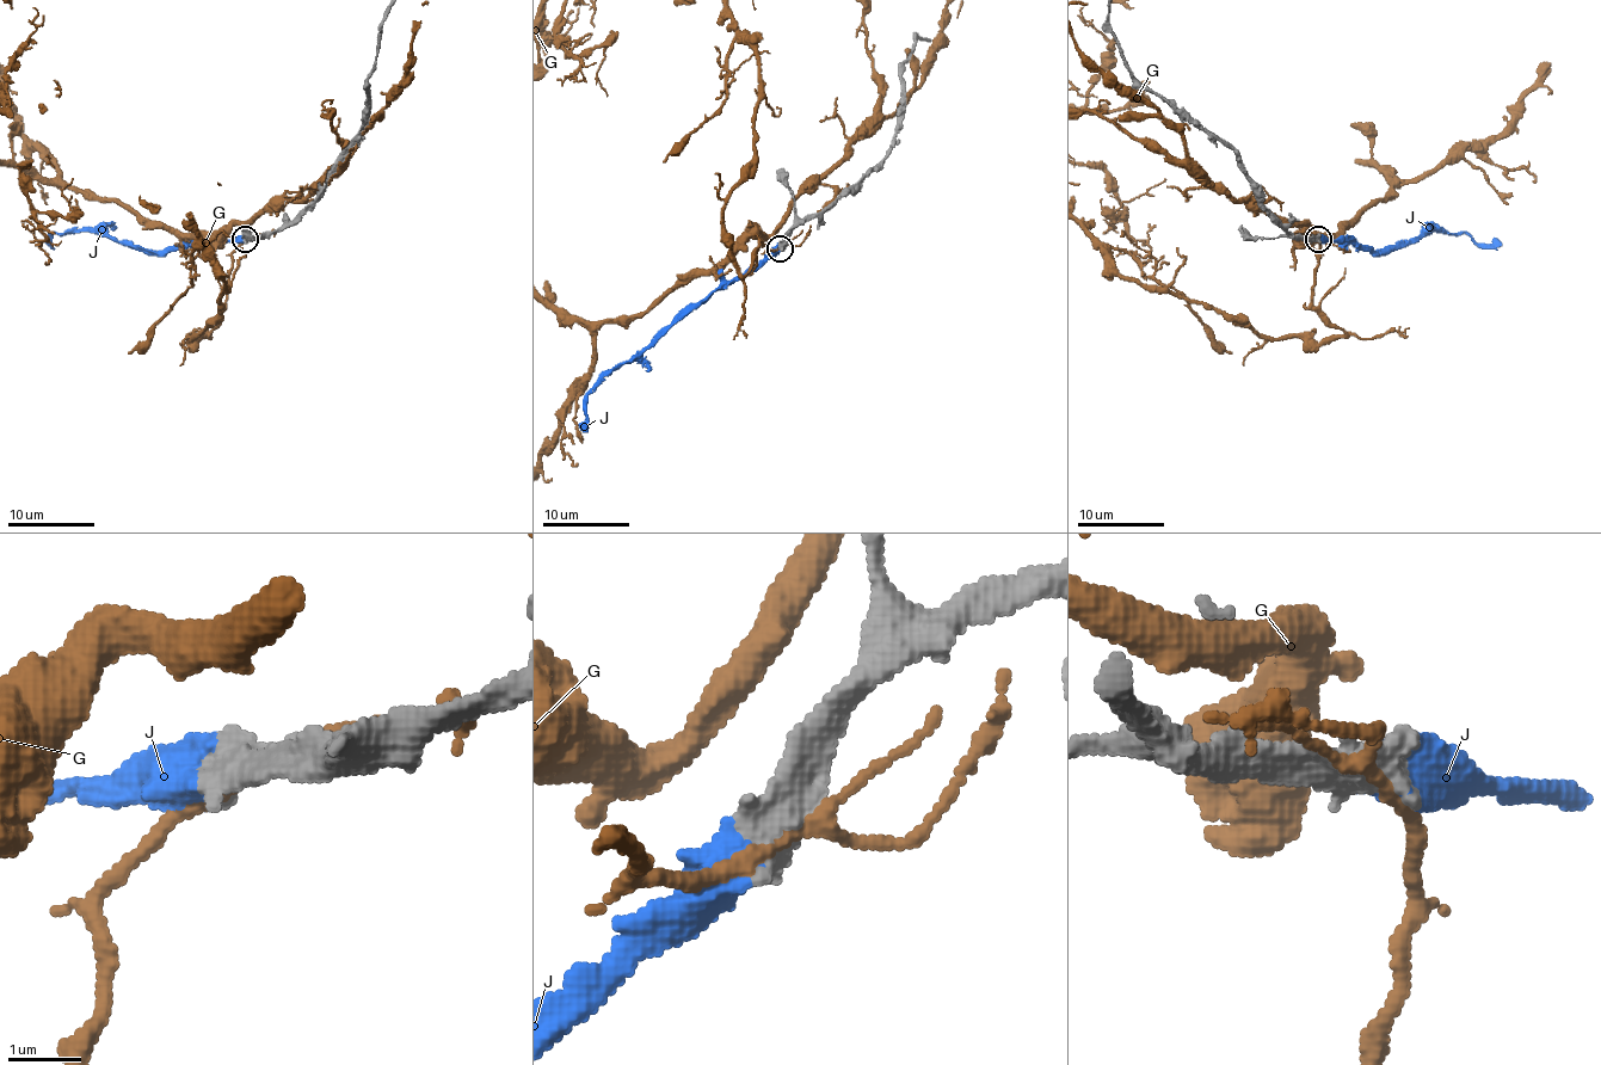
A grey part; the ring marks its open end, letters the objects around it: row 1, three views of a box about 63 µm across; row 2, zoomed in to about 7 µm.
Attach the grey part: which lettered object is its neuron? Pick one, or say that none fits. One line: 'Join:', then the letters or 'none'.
Join: J

